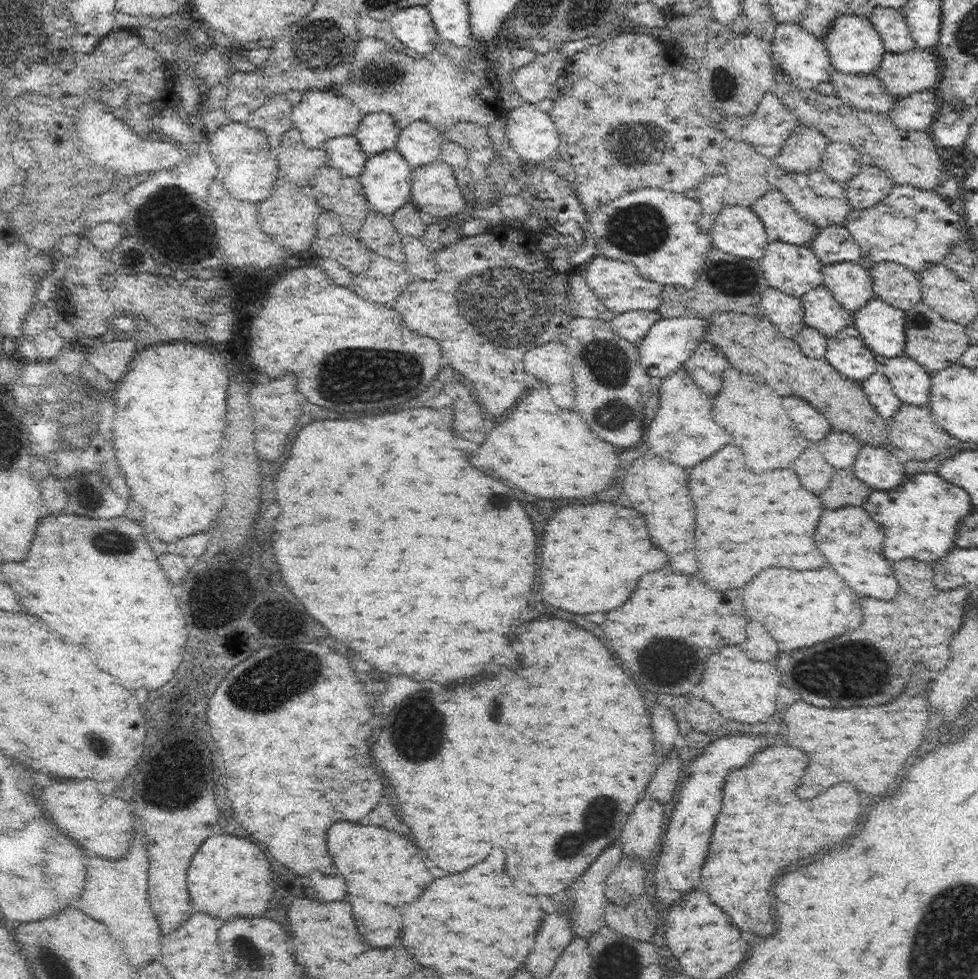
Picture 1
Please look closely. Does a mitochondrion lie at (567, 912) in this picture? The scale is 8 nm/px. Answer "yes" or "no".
no

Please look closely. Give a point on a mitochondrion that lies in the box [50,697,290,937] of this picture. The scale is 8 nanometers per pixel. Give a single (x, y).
(90, 735)

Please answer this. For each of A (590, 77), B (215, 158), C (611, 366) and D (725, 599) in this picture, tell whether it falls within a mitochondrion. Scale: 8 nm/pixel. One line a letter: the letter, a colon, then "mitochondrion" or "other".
A: other
B: other
C: mitochondrion
D: other

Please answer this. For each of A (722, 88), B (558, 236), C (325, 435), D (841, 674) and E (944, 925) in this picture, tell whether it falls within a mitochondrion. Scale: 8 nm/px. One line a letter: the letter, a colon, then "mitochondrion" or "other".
A: mitochondrion
B: other
C: other
D: mitochondrion
E: mitochondrion

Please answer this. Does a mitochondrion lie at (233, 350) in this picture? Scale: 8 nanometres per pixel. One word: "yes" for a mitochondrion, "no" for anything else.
no

